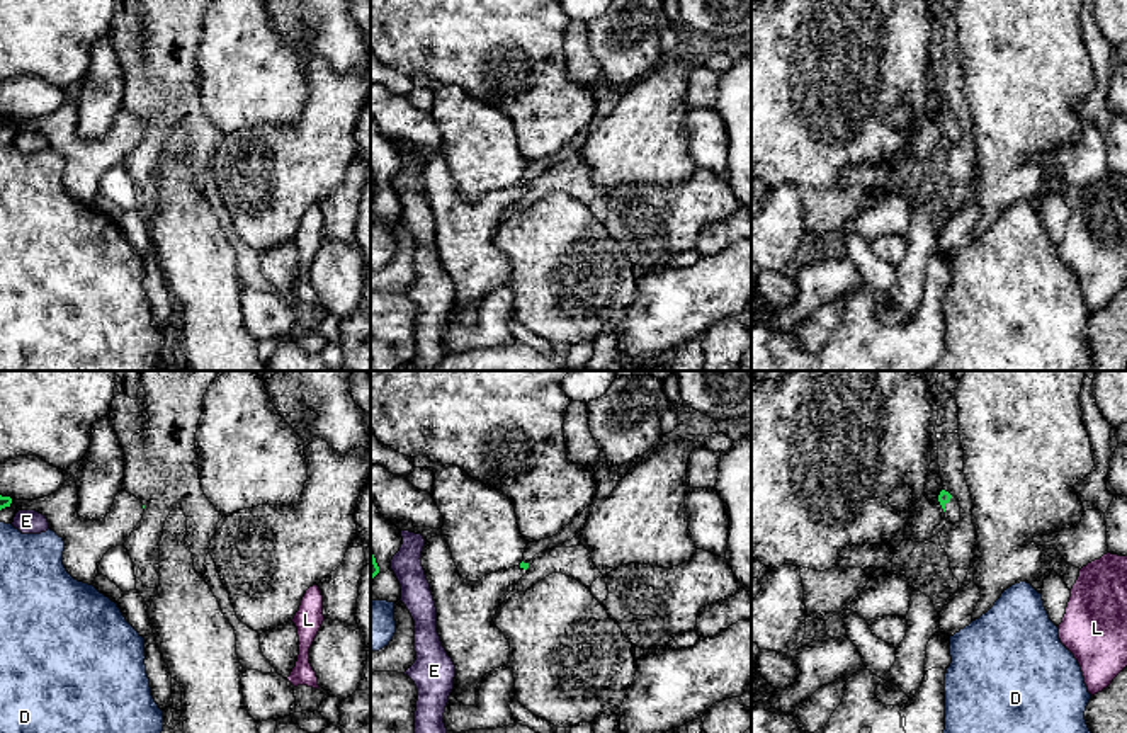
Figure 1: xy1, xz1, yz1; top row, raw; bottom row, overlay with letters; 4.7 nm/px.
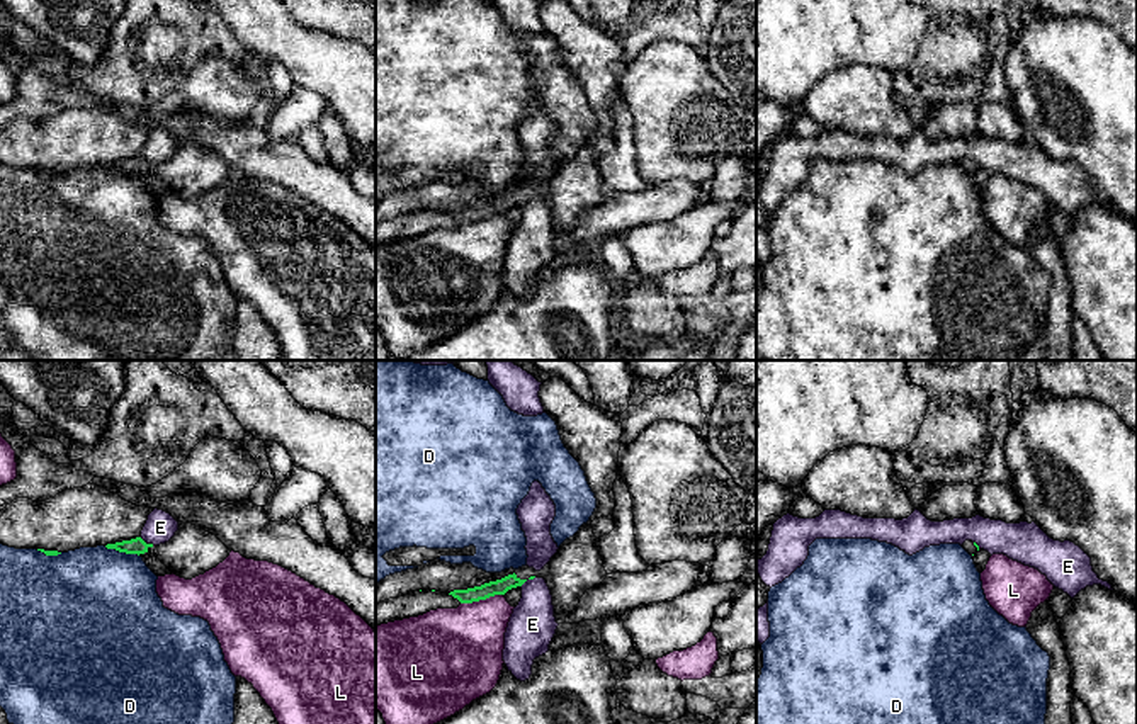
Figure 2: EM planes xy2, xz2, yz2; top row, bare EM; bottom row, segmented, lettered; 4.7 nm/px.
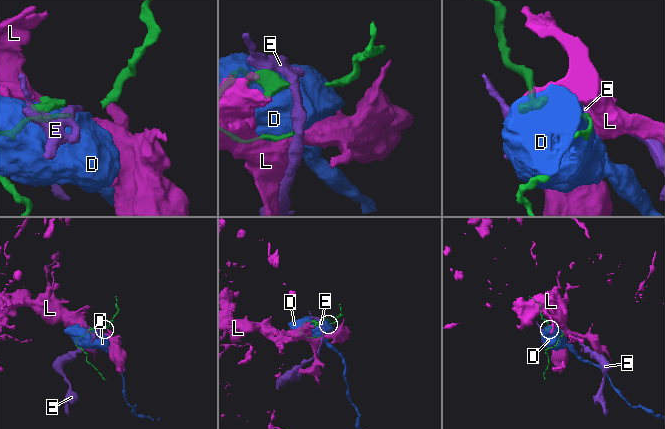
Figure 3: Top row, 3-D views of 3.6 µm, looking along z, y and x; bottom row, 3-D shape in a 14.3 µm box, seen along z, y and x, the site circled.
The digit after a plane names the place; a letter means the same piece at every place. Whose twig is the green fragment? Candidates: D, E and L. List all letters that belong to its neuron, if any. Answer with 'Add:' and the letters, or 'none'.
Add: none

